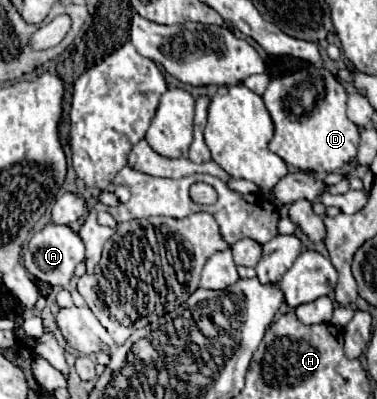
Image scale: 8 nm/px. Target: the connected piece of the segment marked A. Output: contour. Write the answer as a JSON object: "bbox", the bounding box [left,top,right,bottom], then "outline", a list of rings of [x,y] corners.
{"bbox":[23,222,85,286],"outline":[[[49,222],[43,230],[39,230],[31,236],[23,258],[25,258],[25,268],[31,276],[35,276],[37,280],[47,282],[51,286],[65,286],[71,280],[75,266],[79,262],[83,262],[85,248],[83,248],[79,234],[73,232],[69,226],[59,226],[55,222]]]}

